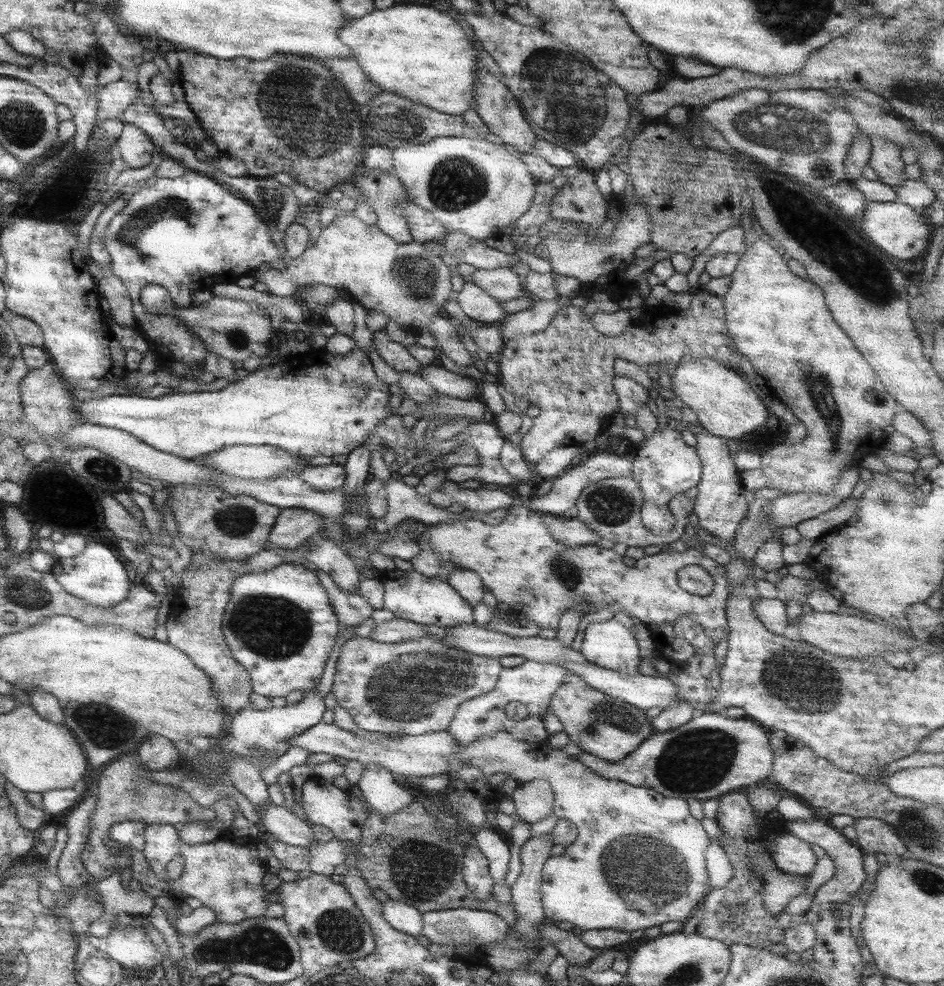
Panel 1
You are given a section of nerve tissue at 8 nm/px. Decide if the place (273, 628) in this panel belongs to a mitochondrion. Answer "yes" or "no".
yes

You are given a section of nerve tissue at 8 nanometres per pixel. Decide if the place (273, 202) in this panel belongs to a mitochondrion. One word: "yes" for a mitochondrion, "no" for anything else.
yes

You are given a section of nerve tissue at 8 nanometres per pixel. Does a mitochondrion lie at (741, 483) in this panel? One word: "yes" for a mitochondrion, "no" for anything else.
no

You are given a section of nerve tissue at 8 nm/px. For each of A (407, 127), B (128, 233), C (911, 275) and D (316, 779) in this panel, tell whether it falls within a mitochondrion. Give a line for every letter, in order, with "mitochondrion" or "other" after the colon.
A: mitochondrion
B: mitochondrion
C: other
D: other

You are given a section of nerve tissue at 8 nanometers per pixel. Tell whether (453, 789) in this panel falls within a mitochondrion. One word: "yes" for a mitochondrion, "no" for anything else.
no

